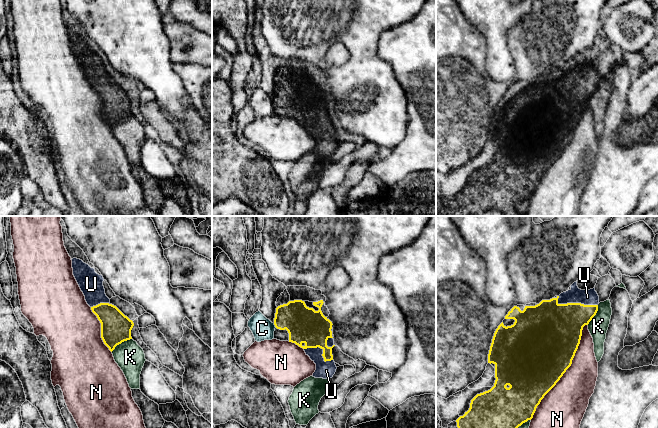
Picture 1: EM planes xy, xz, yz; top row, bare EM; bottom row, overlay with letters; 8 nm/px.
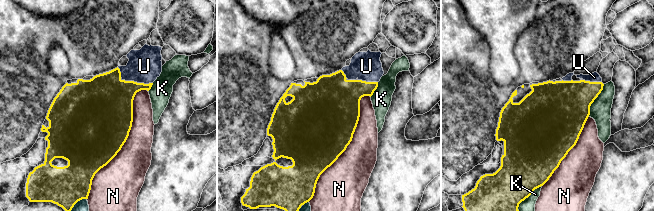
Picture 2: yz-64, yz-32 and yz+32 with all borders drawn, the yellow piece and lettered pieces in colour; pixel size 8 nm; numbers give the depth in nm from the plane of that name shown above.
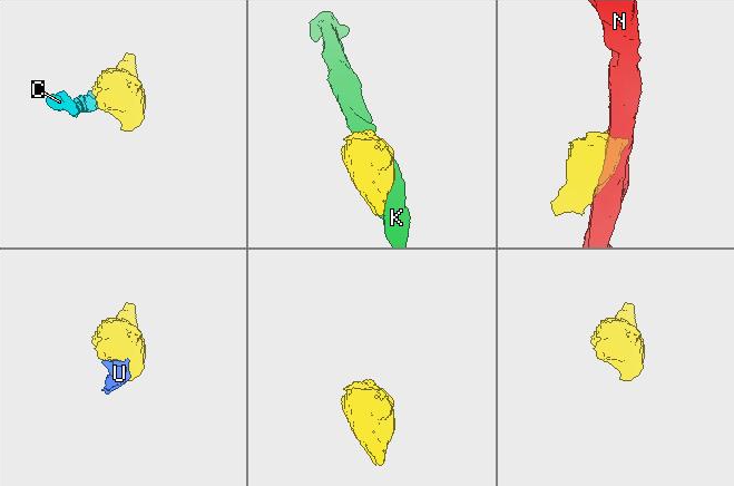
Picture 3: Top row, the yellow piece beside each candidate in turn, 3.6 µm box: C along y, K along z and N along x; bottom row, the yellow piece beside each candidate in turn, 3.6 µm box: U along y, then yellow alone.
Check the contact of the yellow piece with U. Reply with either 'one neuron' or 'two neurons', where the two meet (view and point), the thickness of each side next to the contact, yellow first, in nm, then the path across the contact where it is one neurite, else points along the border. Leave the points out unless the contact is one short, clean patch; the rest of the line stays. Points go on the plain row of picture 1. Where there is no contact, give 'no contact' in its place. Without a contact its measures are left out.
one neuron | yz (576, 79) | 380/130 nm | across yz (556, 103), (576, 79), (581, 79), (587, 73)

